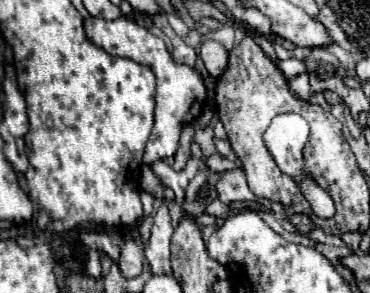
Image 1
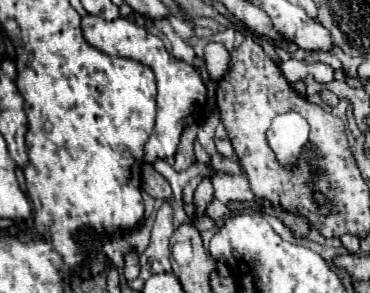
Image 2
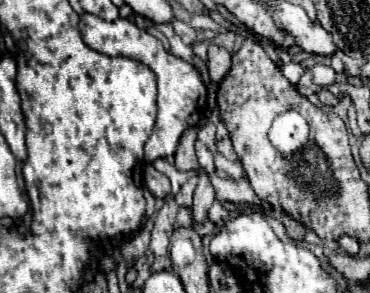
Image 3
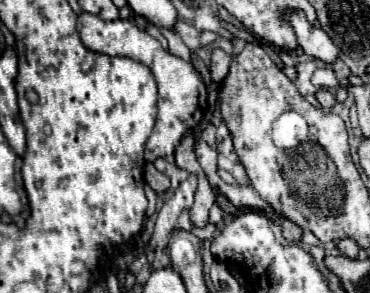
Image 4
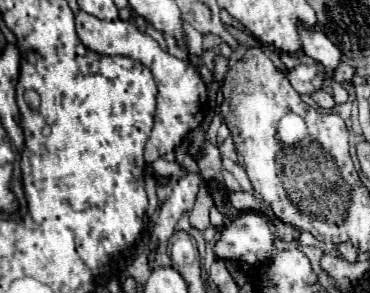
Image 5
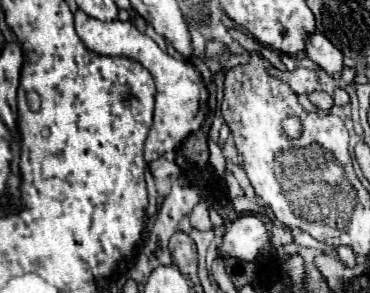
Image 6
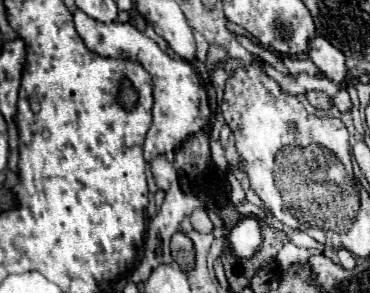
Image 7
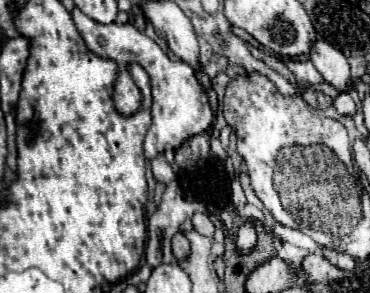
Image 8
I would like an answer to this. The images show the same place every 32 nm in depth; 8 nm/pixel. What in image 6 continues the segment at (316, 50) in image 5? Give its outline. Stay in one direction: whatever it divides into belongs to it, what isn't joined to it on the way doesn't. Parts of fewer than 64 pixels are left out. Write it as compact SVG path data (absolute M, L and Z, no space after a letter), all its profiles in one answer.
M314 32L306 36L306 56L324 68L332 78L340 76L340 70L344 66L342 52L324 34Z

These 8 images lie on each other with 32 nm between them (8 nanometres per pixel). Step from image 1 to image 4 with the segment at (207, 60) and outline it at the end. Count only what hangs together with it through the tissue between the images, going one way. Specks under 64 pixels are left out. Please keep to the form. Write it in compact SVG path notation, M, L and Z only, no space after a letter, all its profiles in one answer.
M214 48L212 50L212 60L210 60L210 74L212 74L212 80L214 82L222 82L224 76L228 74L228 68L230 68L230 54L226 54L224 50L220 48Z

